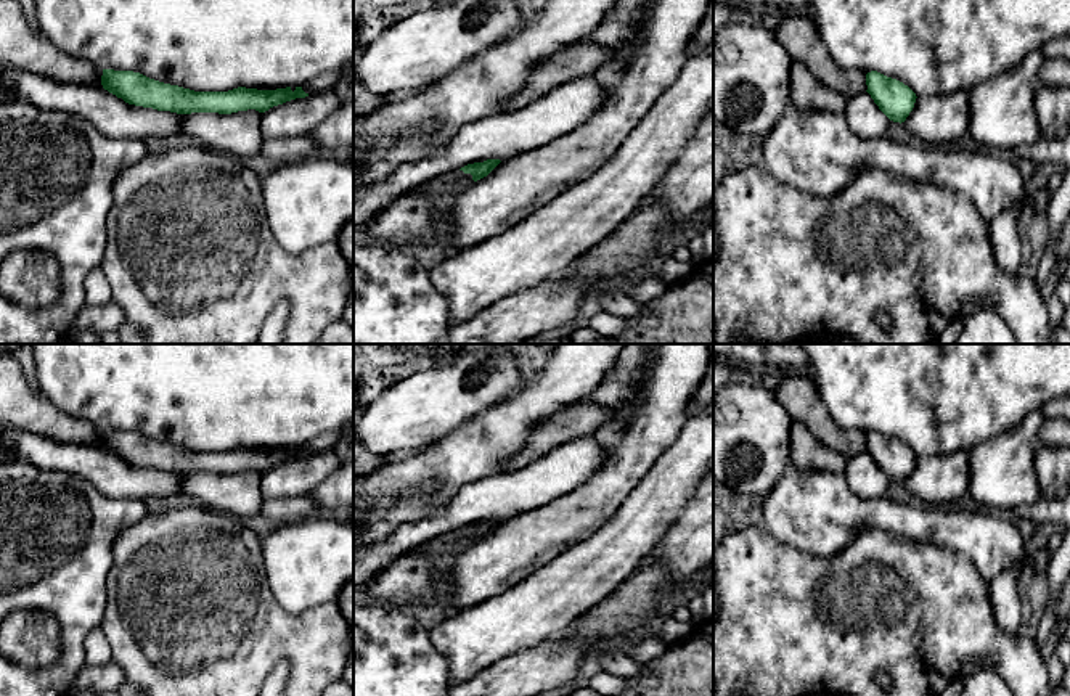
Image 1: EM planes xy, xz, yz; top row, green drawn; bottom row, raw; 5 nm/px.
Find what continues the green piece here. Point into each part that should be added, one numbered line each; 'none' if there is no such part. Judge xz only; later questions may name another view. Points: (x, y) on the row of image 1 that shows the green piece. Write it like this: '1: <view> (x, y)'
none

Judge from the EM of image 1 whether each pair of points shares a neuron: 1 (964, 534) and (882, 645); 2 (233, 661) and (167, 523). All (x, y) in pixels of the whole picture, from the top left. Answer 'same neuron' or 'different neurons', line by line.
1: different neurons
2: same neuron

